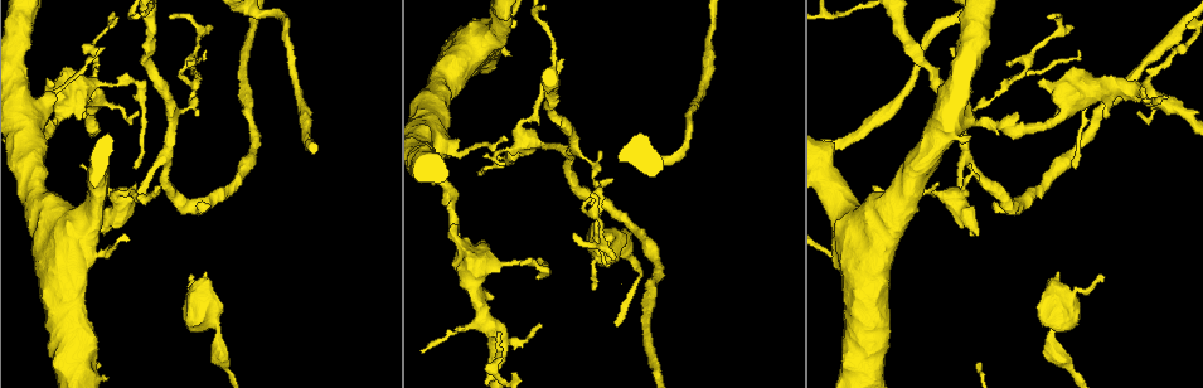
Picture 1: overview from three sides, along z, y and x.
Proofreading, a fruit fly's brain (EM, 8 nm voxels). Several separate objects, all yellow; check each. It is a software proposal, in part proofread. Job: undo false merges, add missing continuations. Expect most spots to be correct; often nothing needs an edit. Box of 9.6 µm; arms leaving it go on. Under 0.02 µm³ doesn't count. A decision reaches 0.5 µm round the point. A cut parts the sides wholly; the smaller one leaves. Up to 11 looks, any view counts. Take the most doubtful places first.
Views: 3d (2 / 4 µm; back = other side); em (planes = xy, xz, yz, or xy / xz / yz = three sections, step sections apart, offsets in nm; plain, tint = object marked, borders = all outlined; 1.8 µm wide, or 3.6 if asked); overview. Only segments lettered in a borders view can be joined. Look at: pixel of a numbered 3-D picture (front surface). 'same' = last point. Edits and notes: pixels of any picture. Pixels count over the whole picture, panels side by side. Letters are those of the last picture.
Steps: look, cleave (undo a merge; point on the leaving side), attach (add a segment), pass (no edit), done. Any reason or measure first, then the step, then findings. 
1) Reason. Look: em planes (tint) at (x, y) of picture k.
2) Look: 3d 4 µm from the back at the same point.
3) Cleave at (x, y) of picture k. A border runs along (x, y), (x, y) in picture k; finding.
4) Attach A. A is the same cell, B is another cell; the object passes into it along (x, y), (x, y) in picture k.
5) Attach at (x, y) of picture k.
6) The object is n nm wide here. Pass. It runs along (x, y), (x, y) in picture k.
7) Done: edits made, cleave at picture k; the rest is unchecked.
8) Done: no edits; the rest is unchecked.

An open end. Look: em planes (borders) at (170, 16) of picture 1.

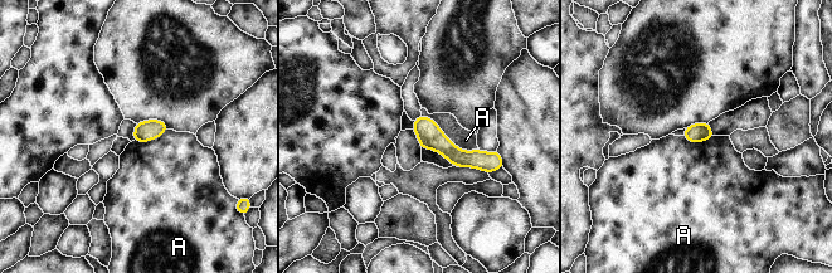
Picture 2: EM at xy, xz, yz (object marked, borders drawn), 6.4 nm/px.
The longest contact is with A, 420 nm. Pass. A is another cell; a border runs along (422, 115), (458, 147), (478, 149) in picture 2; no lettered segment goes on from it.

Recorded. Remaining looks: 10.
An open end. Look: 3d 2 µm at (992, 205) of picture 1.

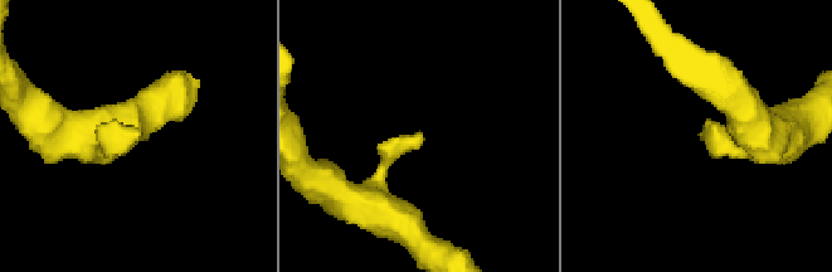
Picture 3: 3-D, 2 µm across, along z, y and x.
Now the EM. Look: em planes (borders) at (422, 137) of picture 3.

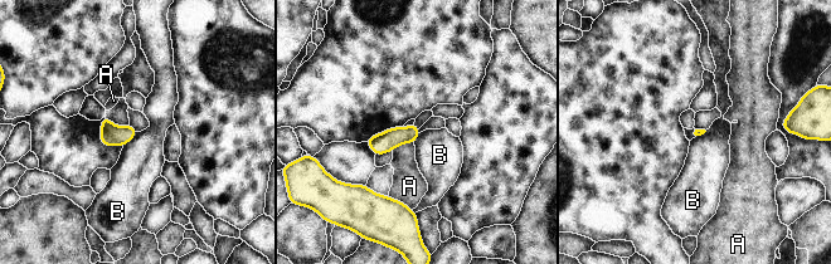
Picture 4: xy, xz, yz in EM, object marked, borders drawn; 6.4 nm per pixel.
The longest contact is with A, 180 nm. Pass. A and B are other cells; a border runs along (137, 132), (122, 146) in picture 4; no lettered segment goes on from it.

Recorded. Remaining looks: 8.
Thin end. Look: em planes (borders) at (561, 60) of picture 1.

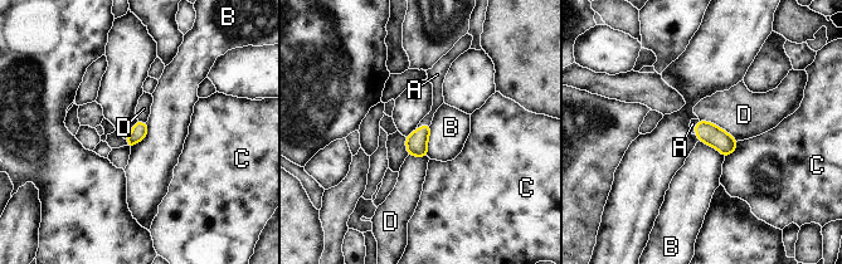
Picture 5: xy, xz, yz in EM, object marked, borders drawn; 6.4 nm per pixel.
Attach at (438, 99) of picture 5. A is the same cell, B, C and D are other cells; the object passes into it along (417, 142), (423, 125), (438, 99) in picture 5; it goes on there.

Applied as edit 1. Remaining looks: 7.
Look: overview.

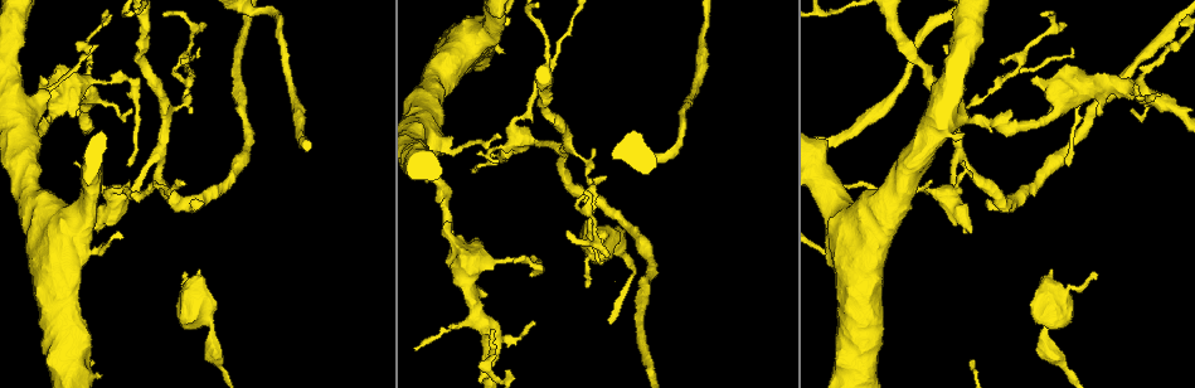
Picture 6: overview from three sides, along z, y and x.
Tapers out. Look: em planes (plain) at (186, 274) of picture 6.

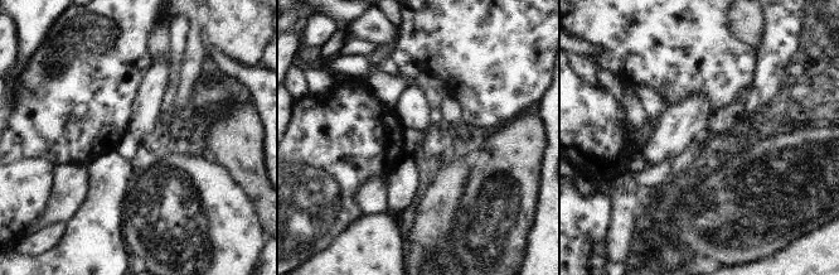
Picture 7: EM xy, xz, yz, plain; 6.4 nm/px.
Look: em planes (borders) at the same point.

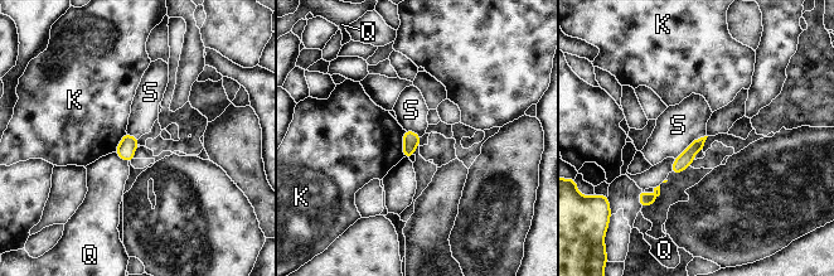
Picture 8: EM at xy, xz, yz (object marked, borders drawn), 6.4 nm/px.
The object is 90 nm wide here. Pass. K, Q and S are other cells; a border runs along (706, 135), (694, 139), (674, 158) in picture 8; no lettered segment goes on from it.

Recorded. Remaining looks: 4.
Done: edits made, attach at picture 5; the rest is unchecked.

